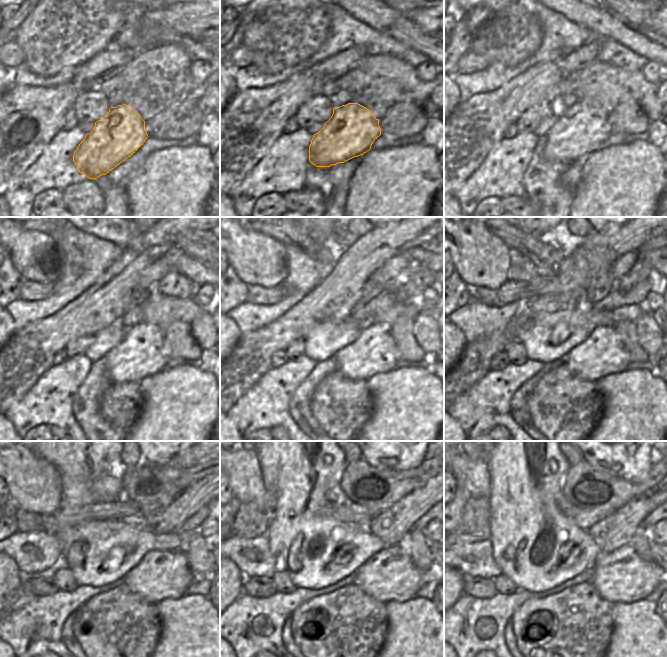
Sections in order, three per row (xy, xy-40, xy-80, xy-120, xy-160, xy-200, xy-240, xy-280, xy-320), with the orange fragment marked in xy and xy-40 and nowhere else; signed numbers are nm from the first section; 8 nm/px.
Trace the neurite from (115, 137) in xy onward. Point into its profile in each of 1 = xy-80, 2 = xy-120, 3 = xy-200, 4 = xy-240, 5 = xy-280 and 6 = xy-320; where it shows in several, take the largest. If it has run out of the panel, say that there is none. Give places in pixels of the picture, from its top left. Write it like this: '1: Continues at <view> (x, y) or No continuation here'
1: Continues at xy-80 (582, 129)
2: Continues at xy-120 (140, 353)
3: Continues at xy-200 (603, 352)
4: Continues at xy-240 (160, 575)
5: Continues at xy-280 (389, 575)
6: Continues at xy-320 (621, 576).

